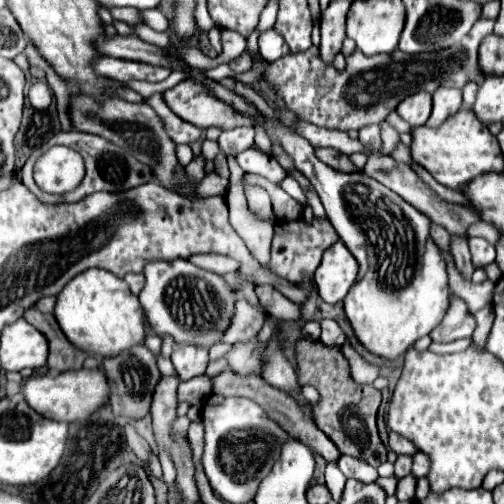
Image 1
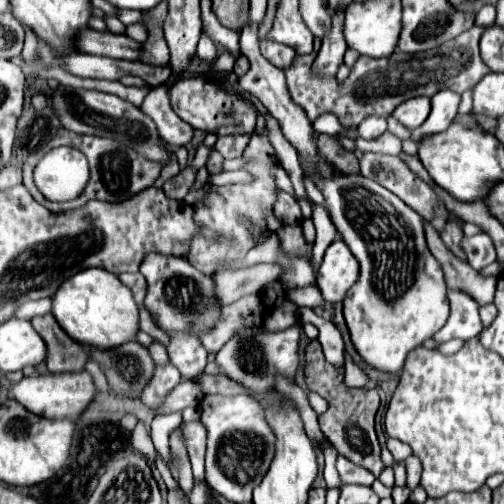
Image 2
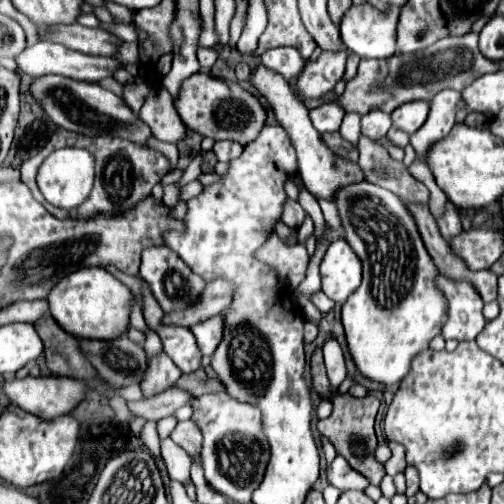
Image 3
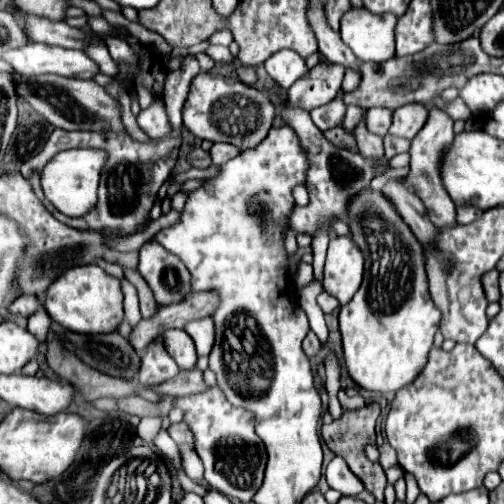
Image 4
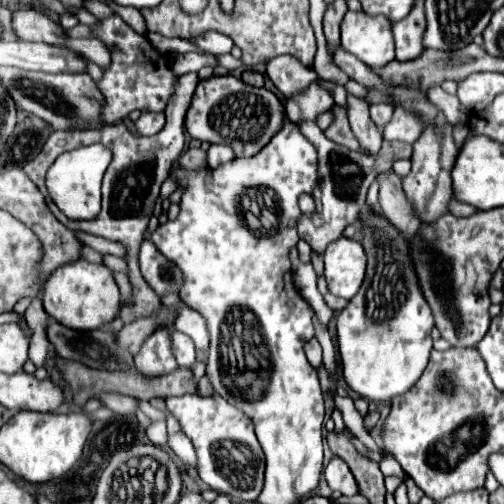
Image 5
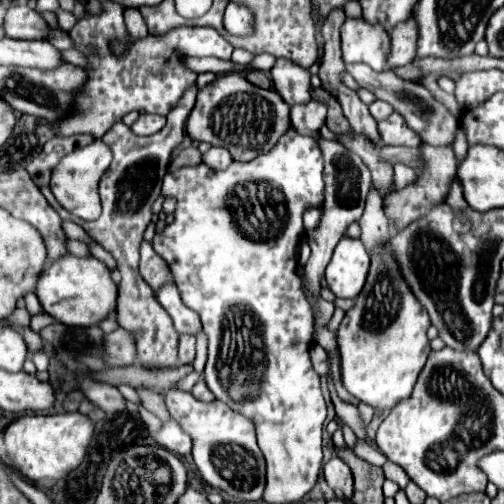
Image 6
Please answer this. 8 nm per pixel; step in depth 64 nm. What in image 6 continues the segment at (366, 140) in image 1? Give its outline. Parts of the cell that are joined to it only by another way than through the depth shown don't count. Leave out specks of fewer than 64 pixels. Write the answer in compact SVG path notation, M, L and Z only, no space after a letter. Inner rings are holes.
M374 100L374 102L370 104L370 114L374 116L374 120L376 120L376 122L380 122L380 120L388 118L392 112L394 112L394 110L392 110L392 106L390 106L388 102L384 102L384 100Z

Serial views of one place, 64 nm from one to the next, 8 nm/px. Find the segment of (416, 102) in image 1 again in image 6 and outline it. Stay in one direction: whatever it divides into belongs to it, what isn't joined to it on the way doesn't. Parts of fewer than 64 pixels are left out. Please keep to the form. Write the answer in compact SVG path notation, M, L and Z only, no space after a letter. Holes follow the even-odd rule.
M392 114L390 118L378 122L378 132L380 132L380 140L386 146L412 146L412 148L420 148L422 140L420 136L416 136L416 132L412 132L406 122L402 120L400 114Z

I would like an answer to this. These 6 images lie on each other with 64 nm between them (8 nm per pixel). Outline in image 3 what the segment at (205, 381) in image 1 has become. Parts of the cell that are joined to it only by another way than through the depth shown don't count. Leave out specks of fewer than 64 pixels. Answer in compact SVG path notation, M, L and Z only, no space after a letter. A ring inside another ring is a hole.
M168 388L158 396L144 398L138 402L128 402L128 410L144 420L160 420L166 416L172 416L180 406L188 404L192 396L178 388Z

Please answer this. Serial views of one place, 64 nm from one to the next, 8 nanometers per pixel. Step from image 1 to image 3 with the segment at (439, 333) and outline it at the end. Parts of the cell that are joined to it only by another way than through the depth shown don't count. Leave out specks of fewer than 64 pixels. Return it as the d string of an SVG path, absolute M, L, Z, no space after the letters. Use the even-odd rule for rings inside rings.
M438 272L436 288L444 294L448 302L448 320L442 328L442 336L454 340L474 340L486 326L486 318L482 314L484 302L476 288L466 280L452 280Z

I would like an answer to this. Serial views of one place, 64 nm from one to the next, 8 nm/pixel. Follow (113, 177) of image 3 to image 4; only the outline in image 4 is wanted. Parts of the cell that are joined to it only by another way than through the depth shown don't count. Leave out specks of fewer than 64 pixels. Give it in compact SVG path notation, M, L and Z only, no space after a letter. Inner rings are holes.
M186 58L184 66L180 70L168 74L166 88L164 88L164 104L166 104L168 118L172 124L172 132L168 136L164 136L160 140L136 142L126 132L120 132L120 134L116 134L116 132L66 132L66 130L56 128L50 134L48 142L44 144L42 152L22 164L22 170L20 170L22 176L32 184L36 196L42 202L46 202L42 186L40 186L40 174L42 174L42 168L48 164L48 160L56 156L58 148L88 148L88 146L104 148L108 152L108 162L106 162L106 168L104 168L102 180L100 180L98 206L82 218L70 218L70 216L62 214L62 218L58 218L58 220L64 222L66 226L76 228L76 230L102 230L102 232L114 232L114 234L122 234L122 236L132 236L132 234L140 232L140 228L148 220L148 214L154 206L160 186L170 176L170 172L178 160L178 152L182 146L182 108L188 98L188 88L192 84L192 78L198 72L200 72L198 62L194 58Z

